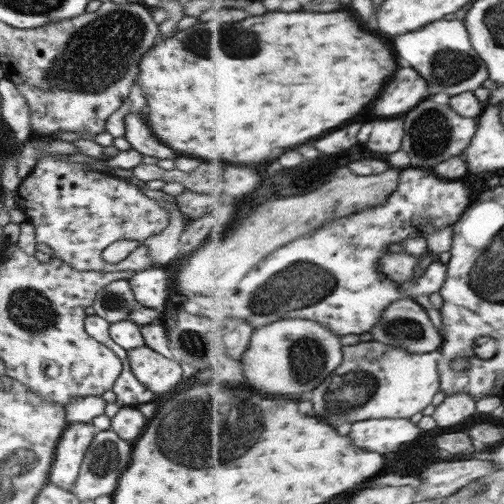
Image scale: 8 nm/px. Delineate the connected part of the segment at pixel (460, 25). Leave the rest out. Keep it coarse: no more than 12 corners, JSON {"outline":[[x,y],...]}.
{"outline":[[462,20],[398,36],[430,96],[482,88],[491,70]]}

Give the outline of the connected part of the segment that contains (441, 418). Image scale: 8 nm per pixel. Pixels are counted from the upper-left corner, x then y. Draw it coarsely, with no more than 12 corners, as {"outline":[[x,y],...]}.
{"outline":[[470,393],[446,396],[432,415],[442,428],[468,424],[478,414]]}

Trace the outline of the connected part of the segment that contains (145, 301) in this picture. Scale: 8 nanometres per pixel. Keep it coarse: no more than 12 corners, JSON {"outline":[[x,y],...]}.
{"outline":[[166,270],[136,271],[128,281],[142,307],[161,311],[172,288]]}

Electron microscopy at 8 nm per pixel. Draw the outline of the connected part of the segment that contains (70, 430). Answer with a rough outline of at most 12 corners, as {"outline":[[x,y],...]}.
{"outline":[[91,422],[65,427],[49,470],[58,486],[76,482],[97,431]]}

